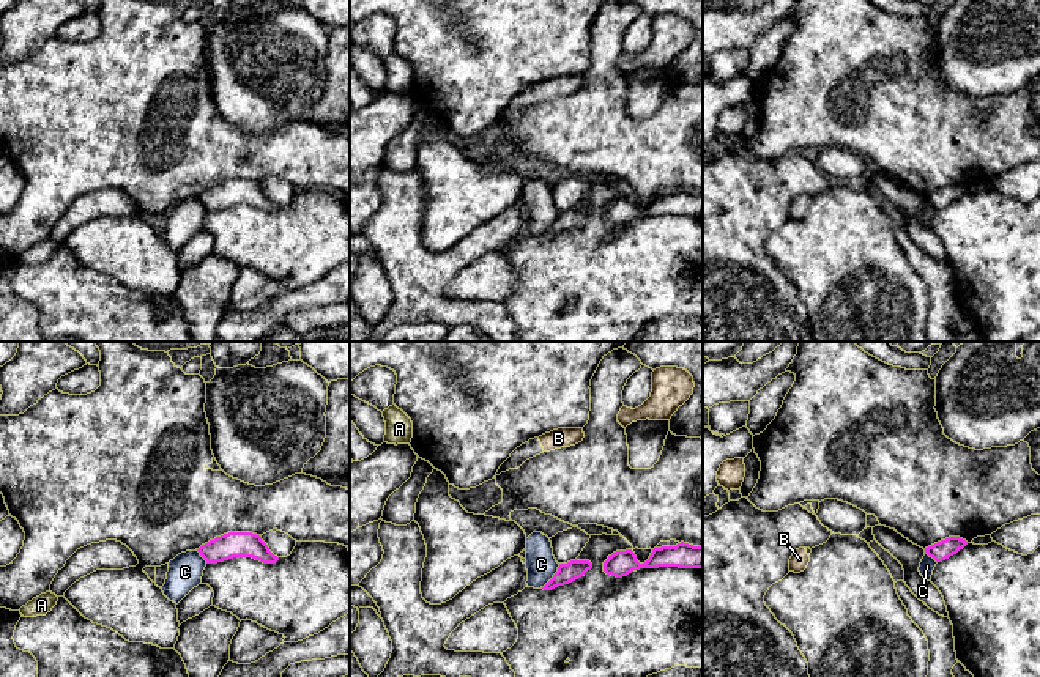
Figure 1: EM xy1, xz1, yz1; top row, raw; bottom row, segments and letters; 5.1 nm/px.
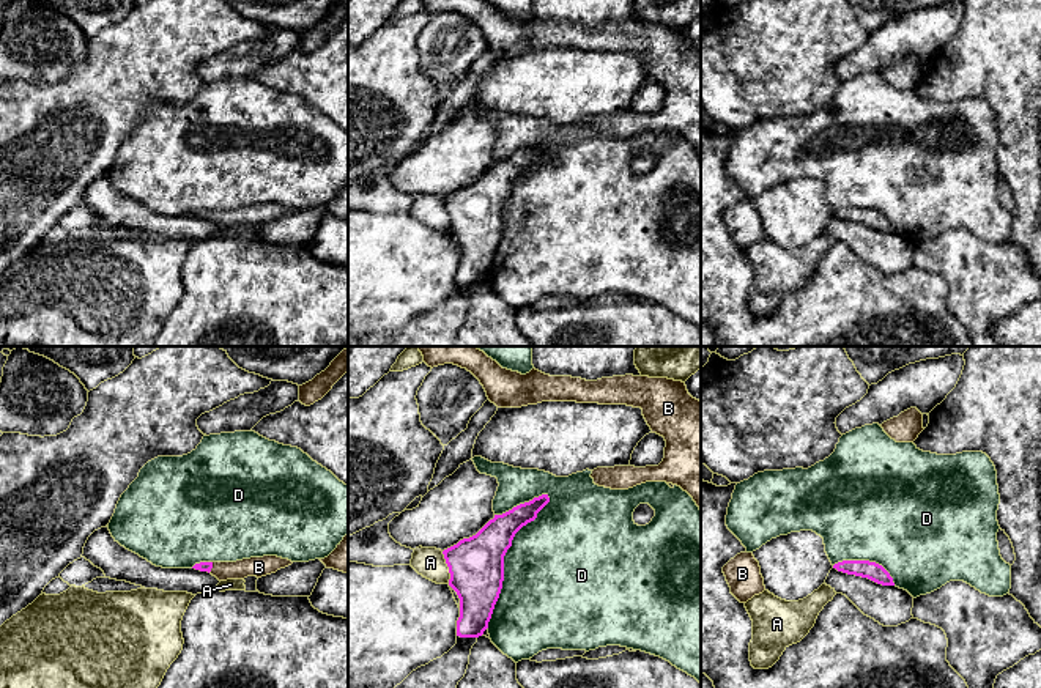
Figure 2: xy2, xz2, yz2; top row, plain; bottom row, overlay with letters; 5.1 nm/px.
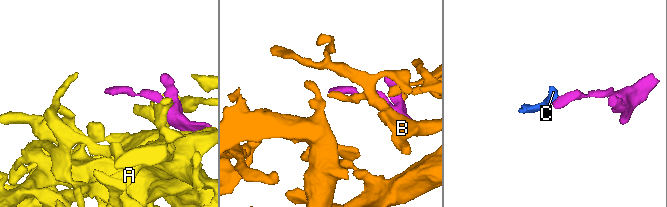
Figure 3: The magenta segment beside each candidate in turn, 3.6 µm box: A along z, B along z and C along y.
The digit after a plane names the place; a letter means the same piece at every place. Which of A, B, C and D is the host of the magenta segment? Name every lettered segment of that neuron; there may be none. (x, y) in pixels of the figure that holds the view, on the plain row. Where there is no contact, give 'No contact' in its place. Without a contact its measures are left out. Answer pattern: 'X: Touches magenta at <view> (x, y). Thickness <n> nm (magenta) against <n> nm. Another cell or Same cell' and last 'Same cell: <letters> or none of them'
A: Touches magenta at xz2 (448, 213). Thickness 280 nm (magenta) against 150 nm. Another cell
B: Touches magenta at xy2 (211, 214). Thickness 50 nm (magenta) against 100 nm. Same cell
C: Touches magenta at xz1 (553, 224). Thickness 100 nm (magenta) against 160 nm. Another cell
D: Touches magenta at xz2 (503, 207). Thickness 280 nm (magenta) against 480 nm. Another cell
Same cell: B

